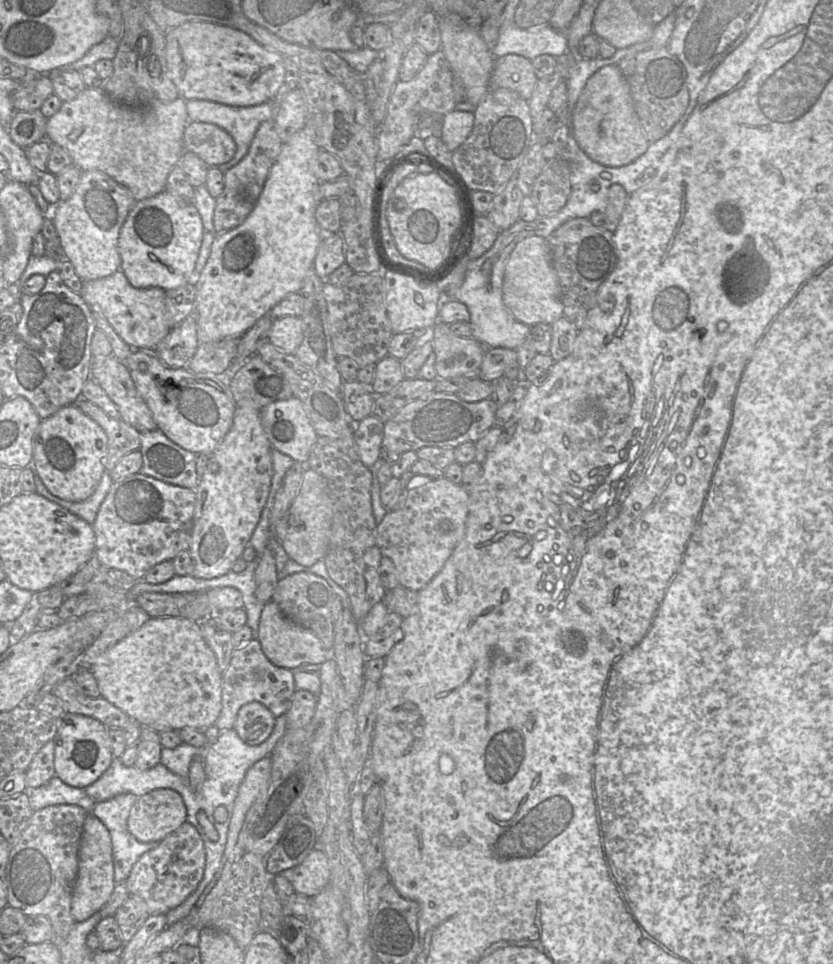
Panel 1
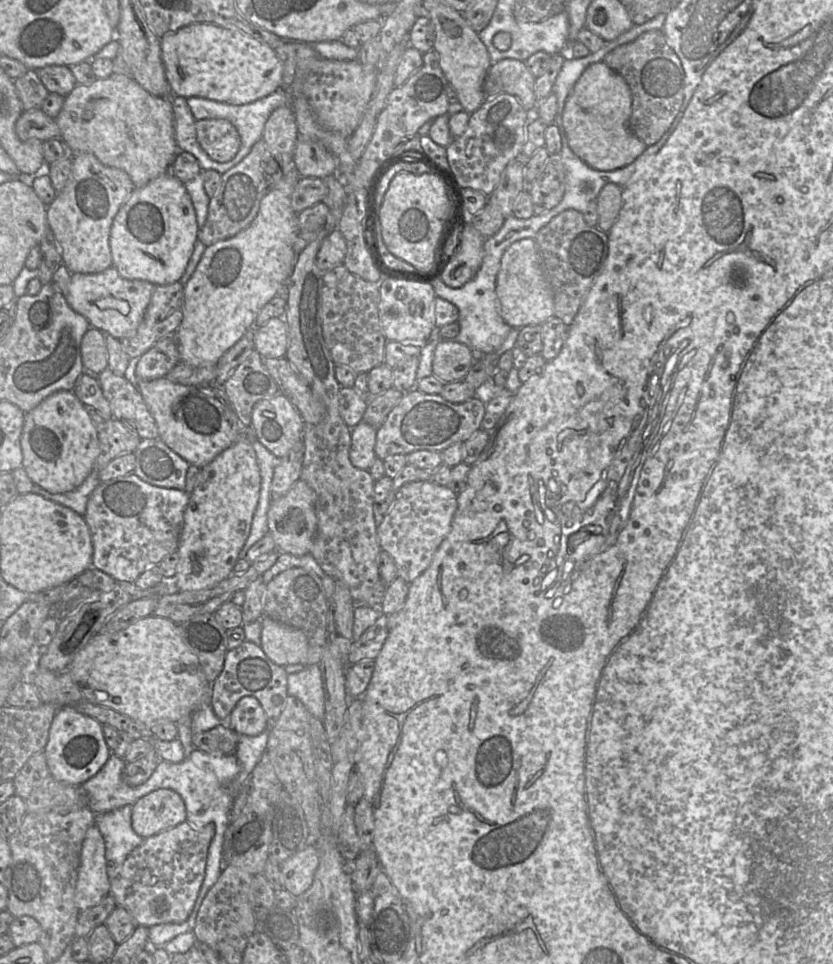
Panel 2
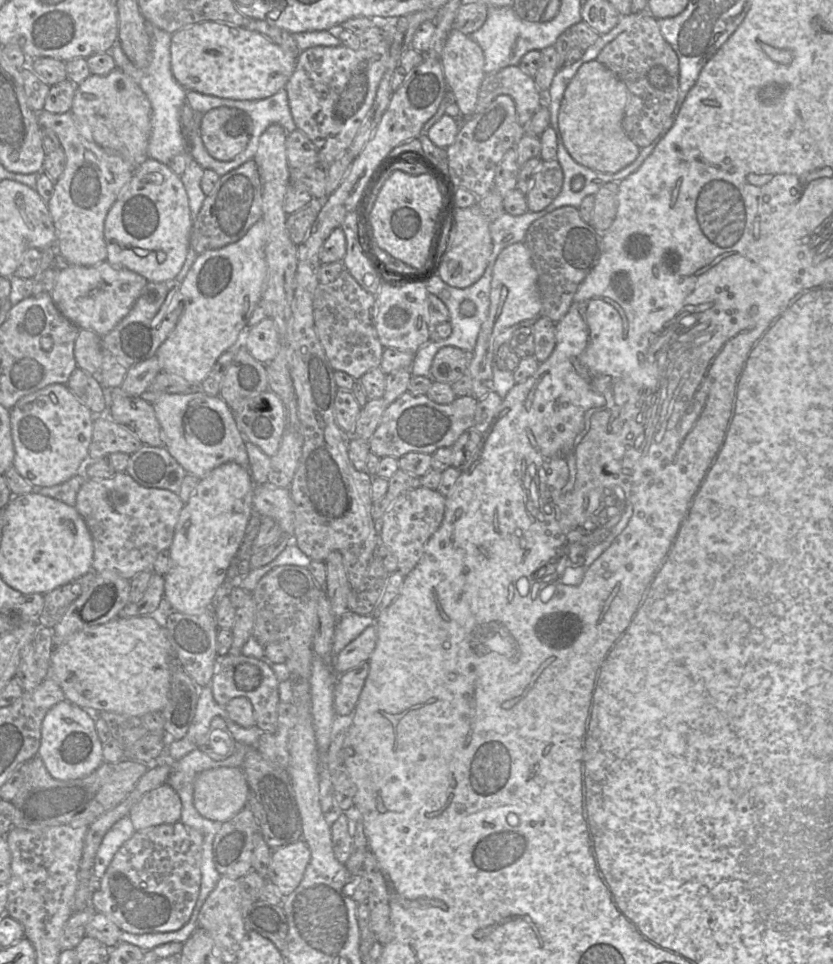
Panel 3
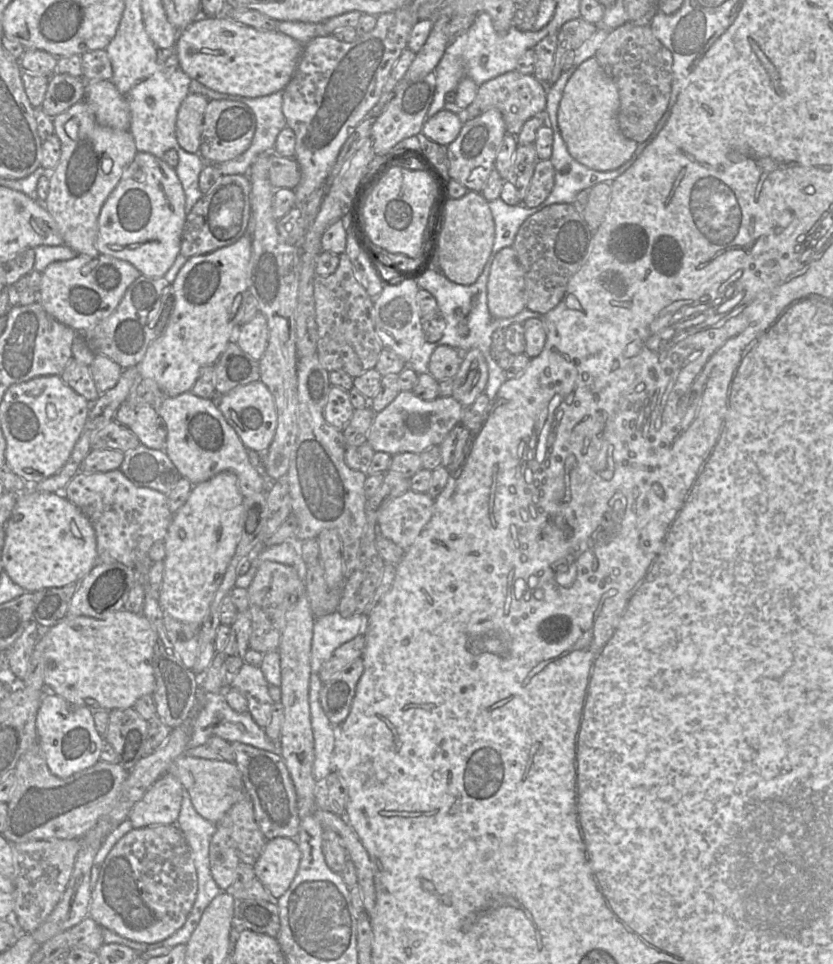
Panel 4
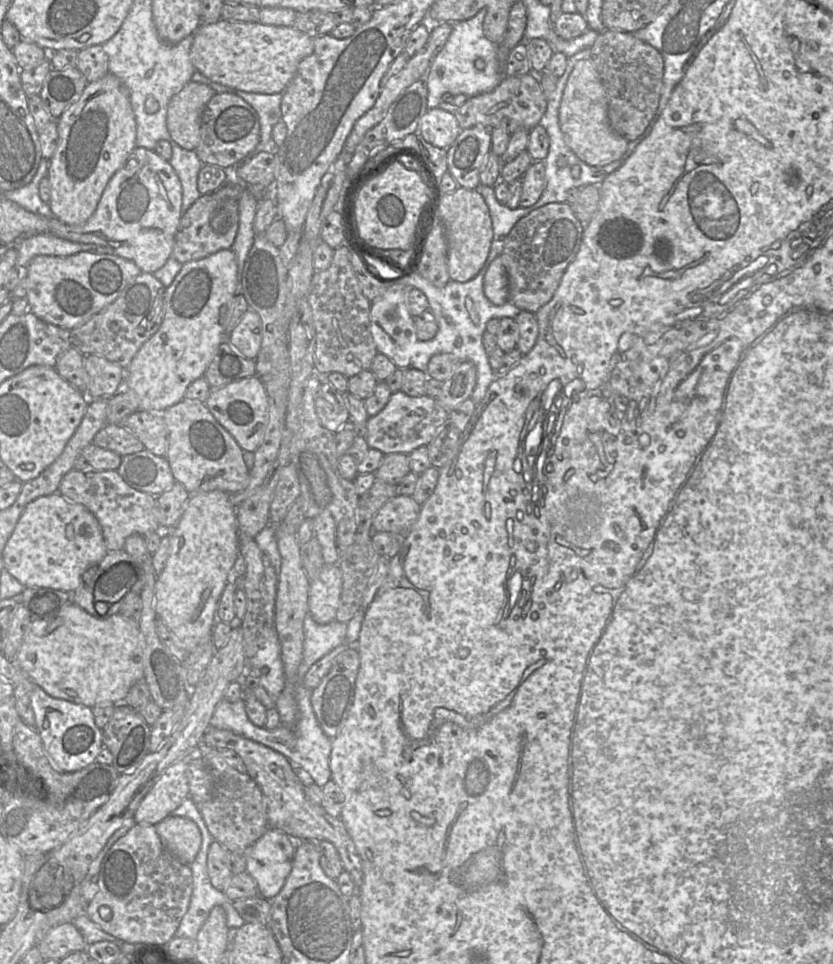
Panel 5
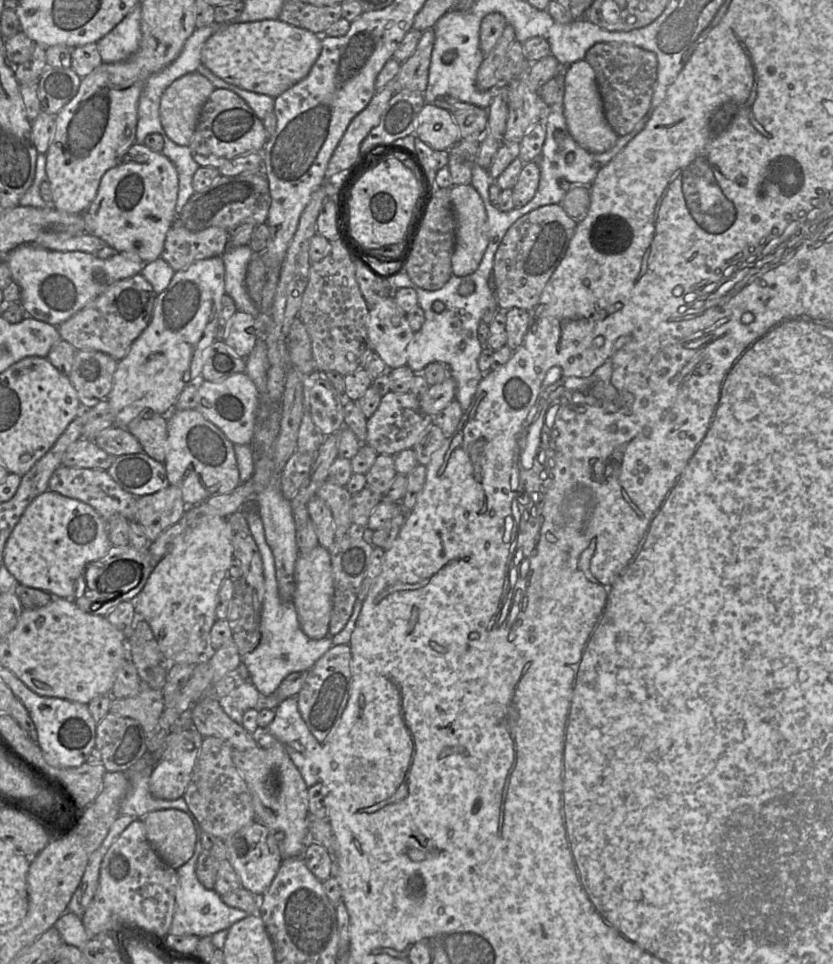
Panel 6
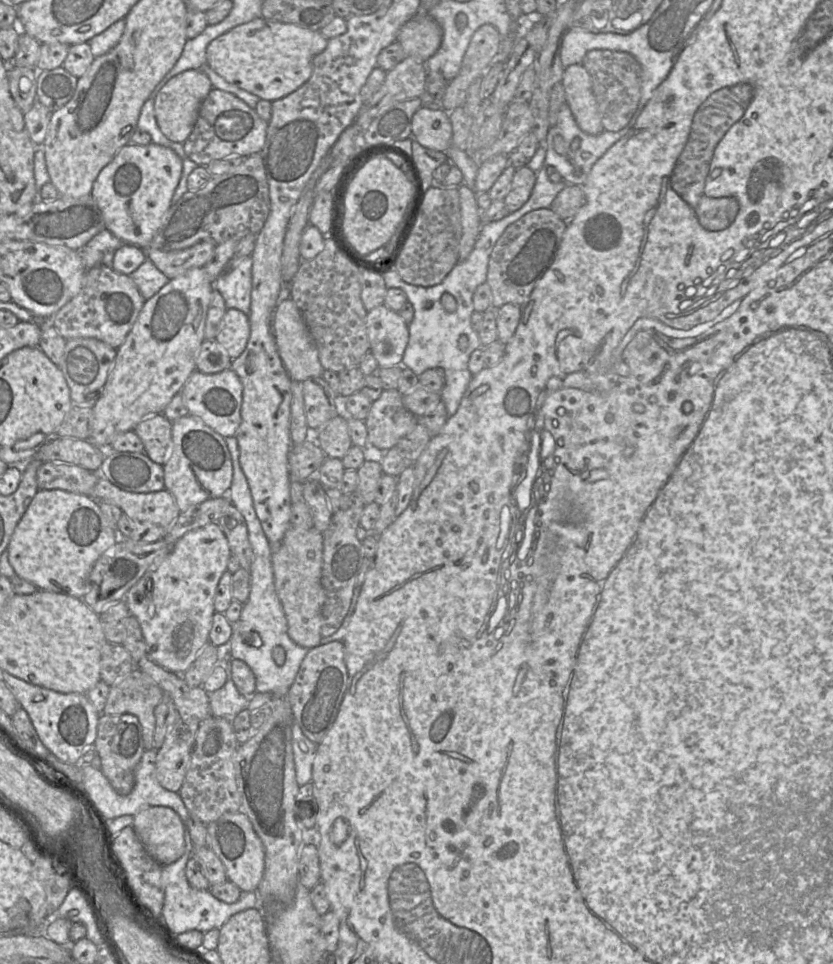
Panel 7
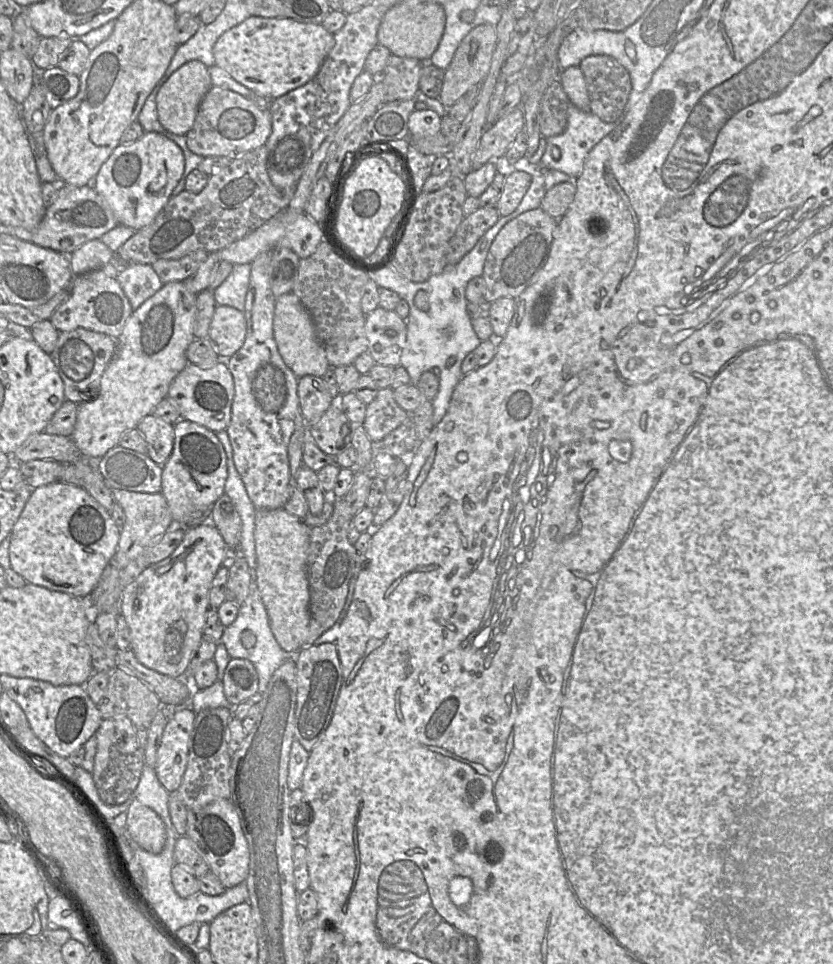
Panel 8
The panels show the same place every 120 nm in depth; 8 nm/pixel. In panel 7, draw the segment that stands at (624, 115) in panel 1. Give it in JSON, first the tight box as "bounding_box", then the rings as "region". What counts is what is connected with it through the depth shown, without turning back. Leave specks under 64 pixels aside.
{"bounding_box":[562,64,604,135],"region":[[[573,64],[564,69],[562,85],[566,103],[582,131],[597,135],[604,131],[596,99],[592,91],[592,81],[582,64]]]}

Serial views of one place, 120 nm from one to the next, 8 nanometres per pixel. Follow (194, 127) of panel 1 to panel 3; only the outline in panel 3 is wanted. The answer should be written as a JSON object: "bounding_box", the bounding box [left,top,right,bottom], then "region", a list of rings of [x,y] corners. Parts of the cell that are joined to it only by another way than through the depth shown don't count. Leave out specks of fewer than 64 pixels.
{"bounding_box":[200,108,253,161],"region":[[[214,108],[201,117],[200,135],[208,153],[219,161],[231,161],[247,146],[253,123],[237,108]]]}

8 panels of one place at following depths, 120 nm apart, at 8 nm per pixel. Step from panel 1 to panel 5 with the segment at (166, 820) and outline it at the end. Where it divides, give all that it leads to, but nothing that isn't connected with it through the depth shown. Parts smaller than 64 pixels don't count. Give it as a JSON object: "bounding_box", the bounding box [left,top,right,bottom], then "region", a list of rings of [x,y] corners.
{"bounding_box":[133,746,202,826],"region":[[[198,746],[166,768],[140,802],[133,816],[135,823],[155,826],[181,805],[189,796],[188,765],[197,758],[202,758]]]}

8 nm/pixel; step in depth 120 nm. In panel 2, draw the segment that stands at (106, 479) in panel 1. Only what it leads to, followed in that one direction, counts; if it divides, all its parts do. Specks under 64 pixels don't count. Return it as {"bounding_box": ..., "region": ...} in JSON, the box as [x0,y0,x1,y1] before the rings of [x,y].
{"bounding_box":[32,469,99,516],"region":[[[93,469],[85,481],[73,491],[53,494],[49,493],[39,485],[34,484],[32,493],[41,495],[45,499],[66,506],[77,514],[84,516],[89,497],[99,484],[99,471]]]}

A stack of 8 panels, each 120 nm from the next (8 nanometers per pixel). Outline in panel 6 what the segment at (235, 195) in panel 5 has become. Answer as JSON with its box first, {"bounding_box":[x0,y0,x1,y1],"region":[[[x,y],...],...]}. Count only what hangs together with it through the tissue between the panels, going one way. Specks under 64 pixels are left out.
{"bounding_box":[160,218,230,272],"region":[[[175,218],[160,258],[175,272],[183,270],[197,261],[222,256],[229,247],[230,234],[219,227],[192,232]]]}

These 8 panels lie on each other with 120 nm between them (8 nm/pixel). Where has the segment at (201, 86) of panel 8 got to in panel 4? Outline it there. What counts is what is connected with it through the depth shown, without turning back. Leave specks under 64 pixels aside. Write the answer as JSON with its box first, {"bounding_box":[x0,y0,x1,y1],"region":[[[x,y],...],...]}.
{"bounding_box":[176,92,208,153],"region":[[[190,92],[178,110],[176,138],[179,145],[188,153],[199,153],[208,102],[204,95]]]}

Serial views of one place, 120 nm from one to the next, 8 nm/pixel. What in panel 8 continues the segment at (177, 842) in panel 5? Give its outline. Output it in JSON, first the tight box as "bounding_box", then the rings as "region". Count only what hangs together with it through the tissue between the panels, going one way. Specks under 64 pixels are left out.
{"bounding_box":[126,800,166,855],"region":[[[134,800],[127,812],[126,829],[130,840],[145,851],[157,855],[166,843],[166,828],[158,814]]]}

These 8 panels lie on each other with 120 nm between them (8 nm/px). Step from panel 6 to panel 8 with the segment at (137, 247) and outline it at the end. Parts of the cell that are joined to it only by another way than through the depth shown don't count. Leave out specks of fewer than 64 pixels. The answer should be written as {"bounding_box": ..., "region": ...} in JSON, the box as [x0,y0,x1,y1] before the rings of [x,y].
{"bounding_box":[92,132,184,231],"region":[[[144,132],[131,144],[119,144],[114,149],[92,185],[108,203],[119,225],[138,231],[150,225],[168,203],[184,168],[184,154],[175,142],[157,132]]]}

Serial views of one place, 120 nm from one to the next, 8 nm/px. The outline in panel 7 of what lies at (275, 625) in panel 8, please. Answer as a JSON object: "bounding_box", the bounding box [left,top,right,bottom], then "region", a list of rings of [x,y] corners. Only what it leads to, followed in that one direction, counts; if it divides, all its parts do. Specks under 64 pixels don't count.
{"bounding_box":[272,526,325,649],"region":[[[290,526],[277,550],[272,552],[275,588],[287,619],[288,635],[297,645],[311,649],[321,645],[322,608],[325,592],[321,584],[323,563],[323,537],[315,527],[309,530]]]}

